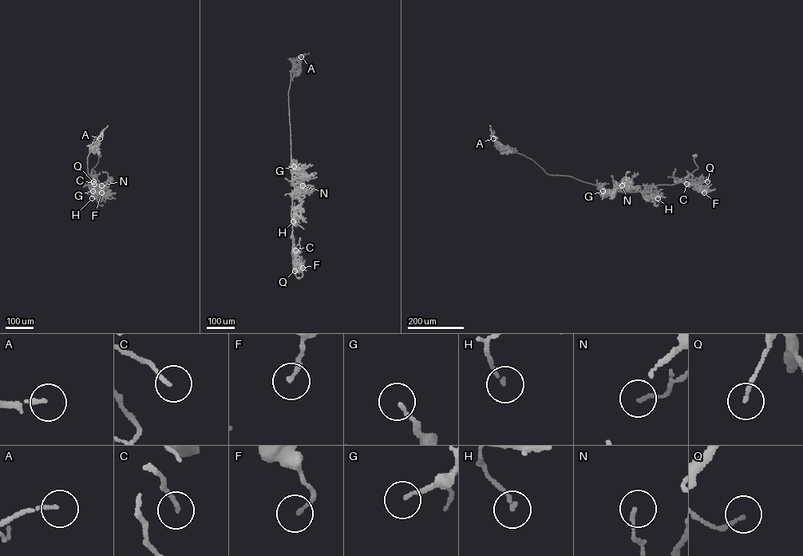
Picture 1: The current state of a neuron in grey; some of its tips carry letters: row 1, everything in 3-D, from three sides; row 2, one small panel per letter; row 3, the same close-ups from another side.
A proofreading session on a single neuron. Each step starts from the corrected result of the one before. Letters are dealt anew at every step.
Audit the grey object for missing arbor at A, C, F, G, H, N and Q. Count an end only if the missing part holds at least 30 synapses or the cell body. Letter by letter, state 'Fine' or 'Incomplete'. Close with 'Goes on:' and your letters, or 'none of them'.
A: Incomplete
C: Fine
F: Fine
G: Fine
H: Fine
N: Fine
Q: Fine
Goes on: A

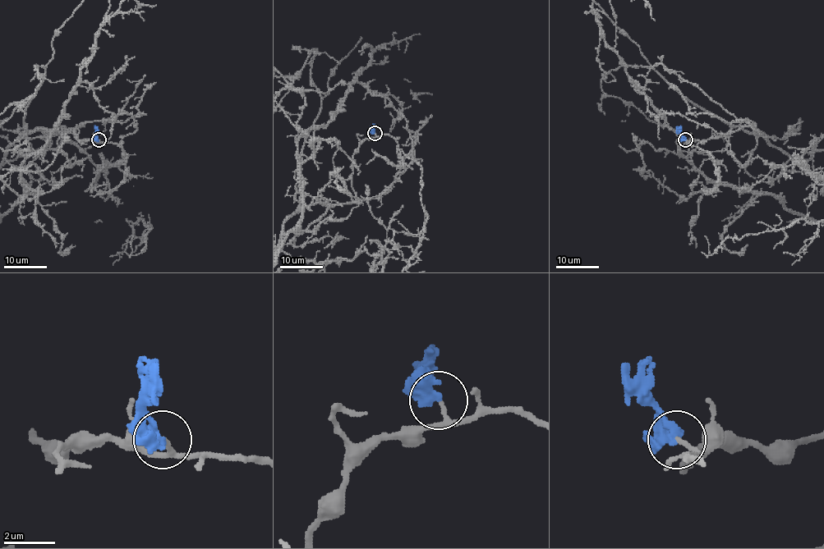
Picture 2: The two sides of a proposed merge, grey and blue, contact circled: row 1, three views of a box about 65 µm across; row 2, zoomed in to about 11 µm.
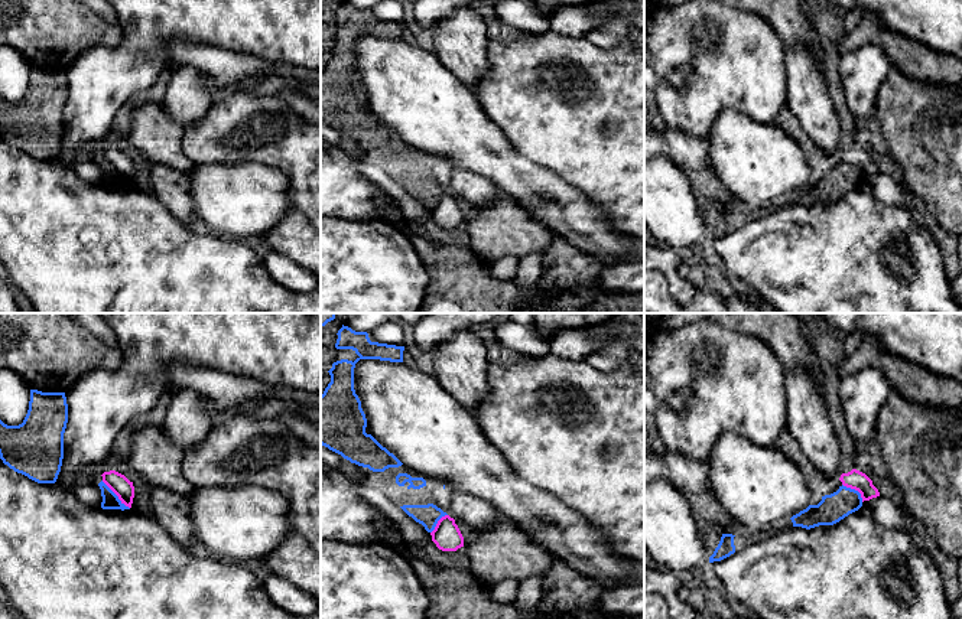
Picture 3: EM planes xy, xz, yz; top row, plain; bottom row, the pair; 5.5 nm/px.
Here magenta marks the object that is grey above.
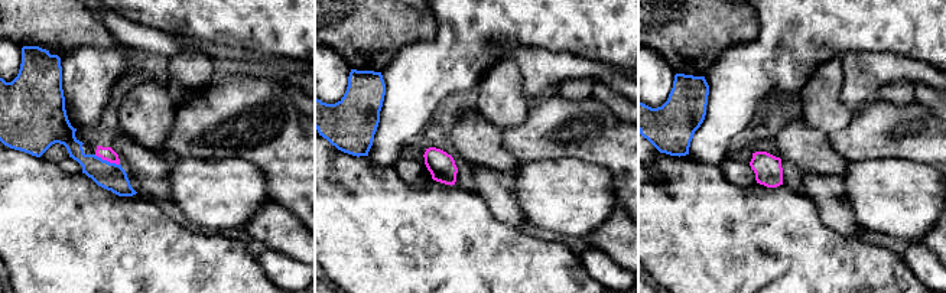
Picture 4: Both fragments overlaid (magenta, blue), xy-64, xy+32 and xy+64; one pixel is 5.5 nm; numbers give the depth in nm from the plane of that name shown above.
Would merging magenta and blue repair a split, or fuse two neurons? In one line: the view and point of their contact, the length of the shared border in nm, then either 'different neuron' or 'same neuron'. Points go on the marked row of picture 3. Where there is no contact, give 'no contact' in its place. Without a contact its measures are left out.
xy (116, 494) | 220 nm | different neuron

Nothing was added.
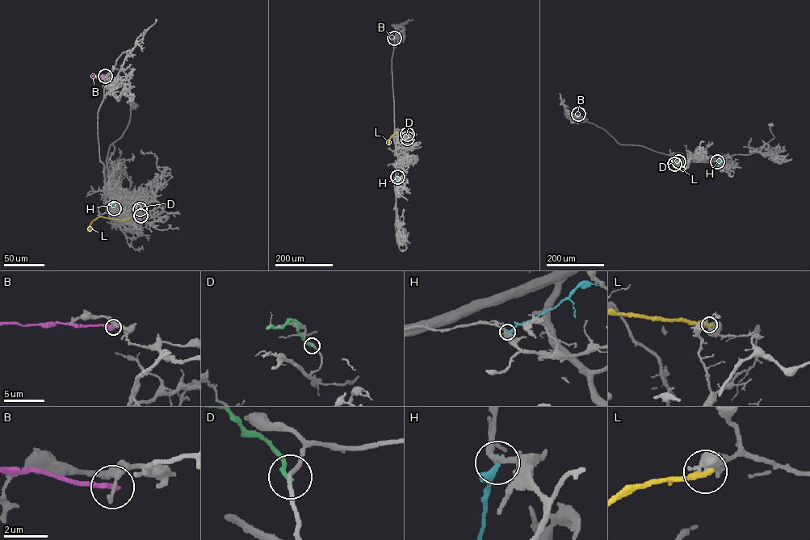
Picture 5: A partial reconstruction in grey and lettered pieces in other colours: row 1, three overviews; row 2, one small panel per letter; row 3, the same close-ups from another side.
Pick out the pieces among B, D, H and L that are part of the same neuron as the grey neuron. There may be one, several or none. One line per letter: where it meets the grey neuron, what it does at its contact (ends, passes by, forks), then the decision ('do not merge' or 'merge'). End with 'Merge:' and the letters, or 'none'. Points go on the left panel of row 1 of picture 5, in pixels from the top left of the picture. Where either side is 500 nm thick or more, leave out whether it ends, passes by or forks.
B: contact (105, 76); it ends; do not merge
D: contact (140, 209); it ends; do not merge
H: contact (114, 208); it ends; do not merge
L: contact (140, 215); do not merge
Merge: none

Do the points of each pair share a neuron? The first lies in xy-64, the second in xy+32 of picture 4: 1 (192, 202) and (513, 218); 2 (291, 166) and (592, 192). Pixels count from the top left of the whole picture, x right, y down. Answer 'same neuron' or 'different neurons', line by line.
1: different neurons
2: different neurons

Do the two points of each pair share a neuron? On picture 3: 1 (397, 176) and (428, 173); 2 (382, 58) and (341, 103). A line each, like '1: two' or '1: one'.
1: one
2: two

